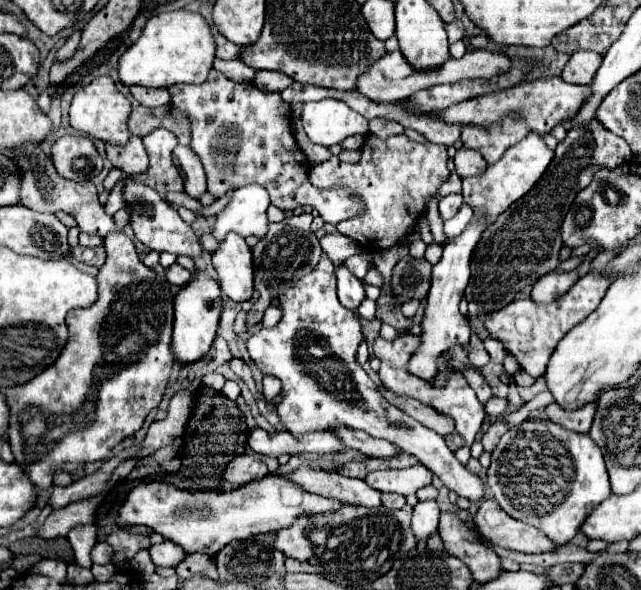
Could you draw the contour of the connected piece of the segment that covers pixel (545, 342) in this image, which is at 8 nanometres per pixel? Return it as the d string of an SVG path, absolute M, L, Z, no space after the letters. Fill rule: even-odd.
M584 275L576 281L576 285L562 297L558 297L554 303L550 305L536 305L532 299L520 299L520 301L512 301L510 305L506 305L504 309L500 309L498 313L490 313L486 317L486 329L490 331L492 337L500 339L506 347L508 353L512 353L516 357L516 361L520 363L520 367L534 379L542 377L546 367L548 367L548 359L554 353L558 341L572 329L576 327L580 321L584 321L602 301L608 285L618 277L616 275Z

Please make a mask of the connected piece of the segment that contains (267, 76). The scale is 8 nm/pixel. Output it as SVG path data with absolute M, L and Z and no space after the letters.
M258 71L254 77L254 85L266 93L280 93L294 83L292 77L280 71Z

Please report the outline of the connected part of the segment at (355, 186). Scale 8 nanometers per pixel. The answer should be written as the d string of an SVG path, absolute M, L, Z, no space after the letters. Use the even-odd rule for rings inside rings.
M370 133L366 135L360 151L362 157L358 163L342 163L334 155L324 163L314 165L310 169L310 183L322 189L332 189L336 185L352 187L352 193L360 197L360 201L366 205L366 211L360 213L360 217L342 221L336 229L338 233L360 243L362 249L374 253L378 249L406 241L408 233L420 221L426 203L438 195L438 189L450 175L446 167L448 153L444 145L434 145L428 141L422 145L408 139L404 133L386 139Z

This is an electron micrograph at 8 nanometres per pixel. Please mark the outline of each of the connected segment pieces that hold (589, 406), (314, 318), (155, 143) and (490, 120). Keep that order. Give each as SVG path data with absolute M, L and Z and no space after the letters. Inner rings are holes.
M550 403L546 407L546 415L550 421L554 421L570 431L576 431L576 433L588 433L594 413L596 413L596 403L586 403L578 409L564 409L556 403Z
M314 269L312 273L304 275L288 293L280 295L280 311L282 319L278 325L266 329L258 329L246 341L246 349L256 363L256 367L266 373L274 375L282 381L280 401L276 405L276 413L280 423L290 431L294 437L304 435L308 431L324 431L334 425L344 425L348 429L366 431L372 437L386 439L398 445L402 451L414 455L424 467L428 467L450 491L466 497L470 501L478 501L484 497L484 483L480 477L472 475L462 463L456 461L454 453L448 449L446 441L432 429L424 427L402 409L394 407L386 401L380 393L378 385L370 379L370 375L356 363L356 349L362 343L362 327L360 317L350 309L344 309L336 297L336 275ZM298 331L310 331L312 337L324 339L330 347L332 355L340 357L346 363L344 381L324 381L324 387L318 385L318 379L298 363L298 349L296 343L300 341Z
M156 129L150 135L142 137L142 143L148 151L150 167L146 173L132 175L132 181L138 181L158 191L162 199L166 199L168 193L182 193L184 181L172 161L172 151L178 145L176 135L168 129Z
M542 77L542 79L536 79L536 81L526 81L526 83L518 83L514 87L508 87L504 91L498 91L498 93L488 93L488 95L480 95L480 97L474 97L474 99L468 99L468 101L462 101L462 103L456 103L452 107L446 107L438 113L422 113L418 111L416 107L412 107L408 103L408 99L402 99L402 101L396 101L394 105L410 115L416 115L416 117L422 117L422 115L430 115L430 117L436 117L440 119L442 123L446 125L476 125L476 127L484 127L484 129L490 129L494 125L500 125L500 121L510 115L510 113L518 113L524 123L528 125L530 131L534 131L536 135L544 137L546 133L550 133L556 125L576 117L576 113L580 111L580 107L584 105L584 101L588 101L588 97L592 95L592 89L590 85L572 85L572 83L566 83L562 81L560 77Z

